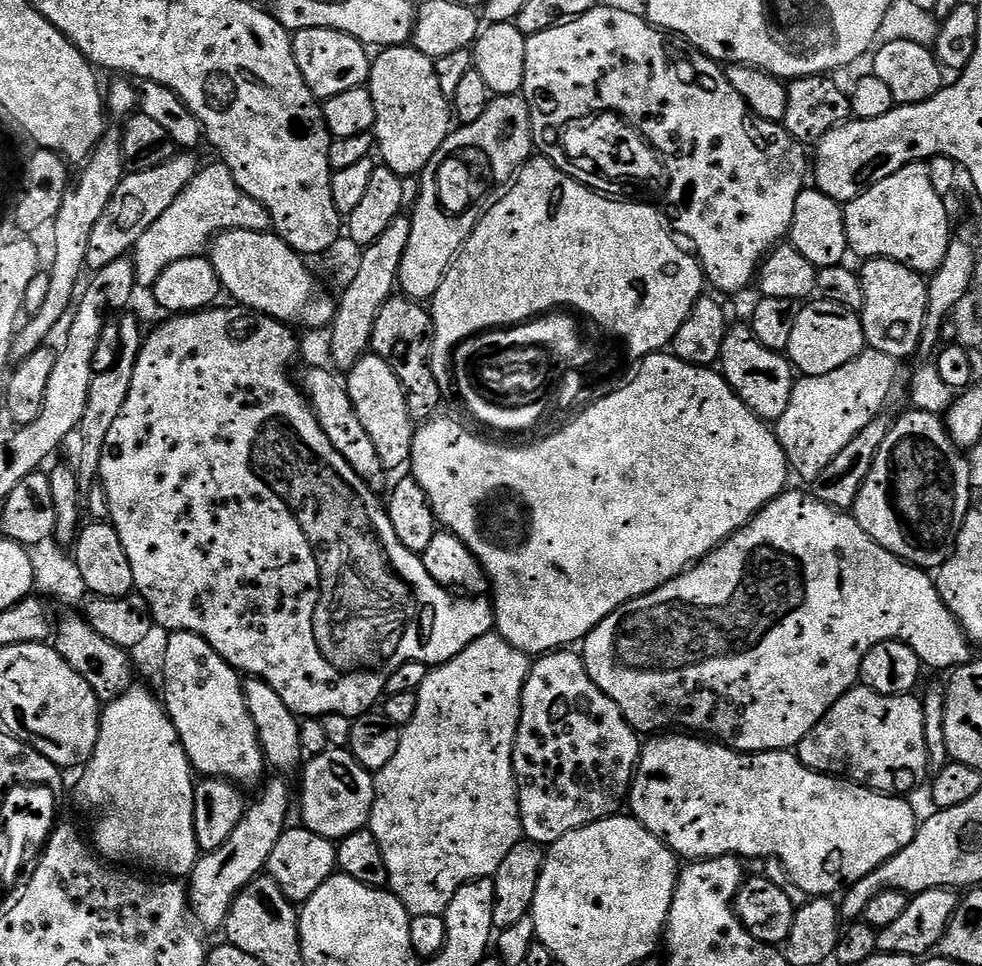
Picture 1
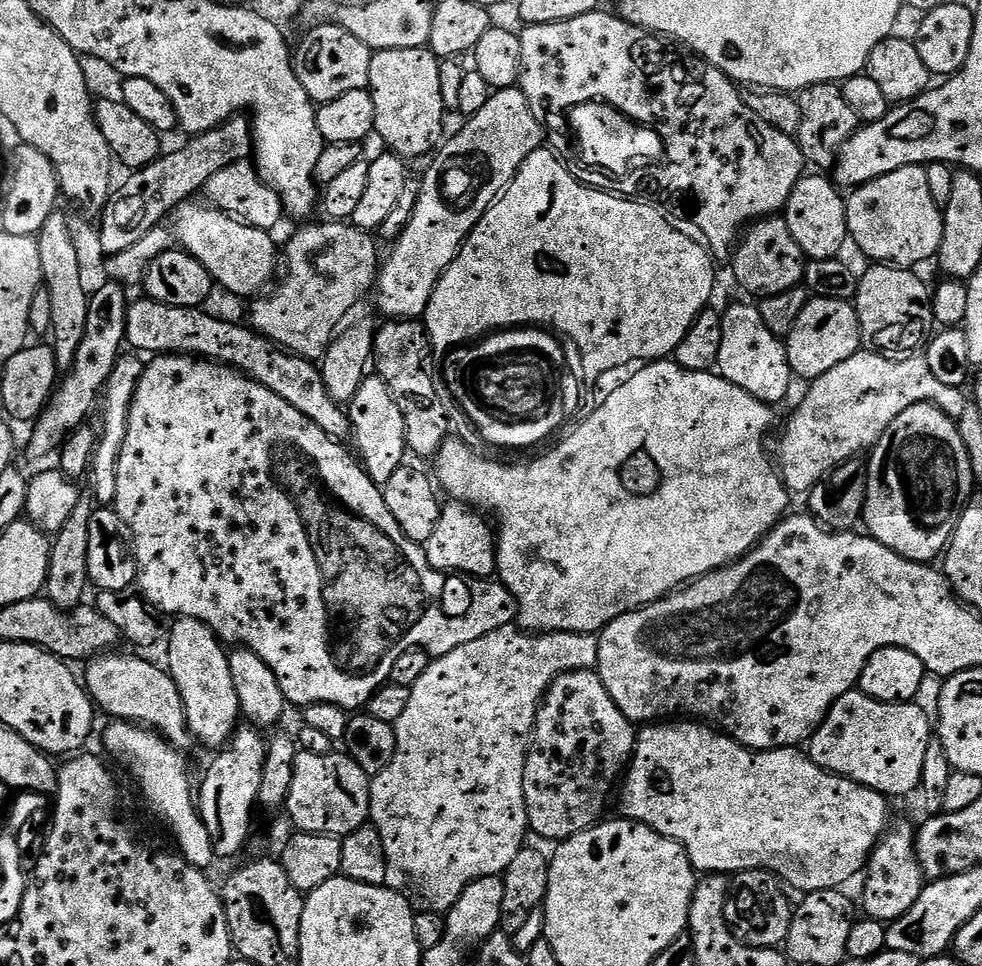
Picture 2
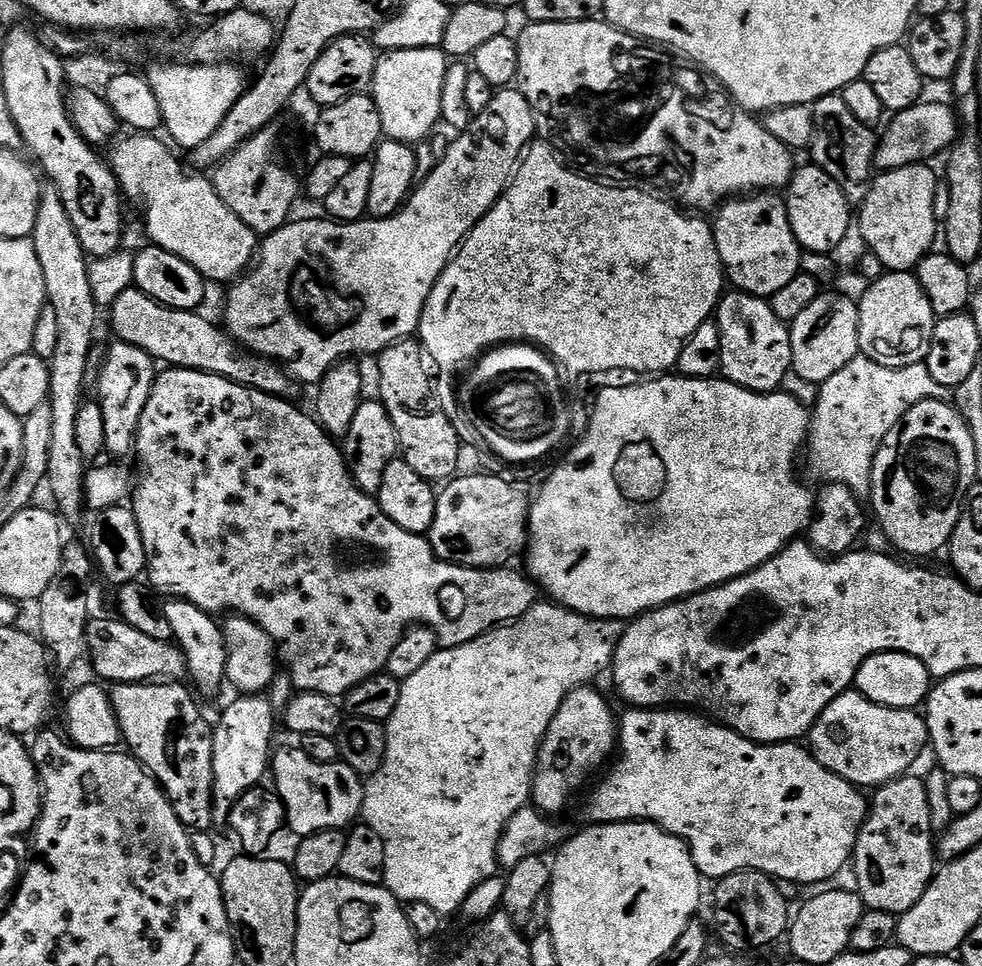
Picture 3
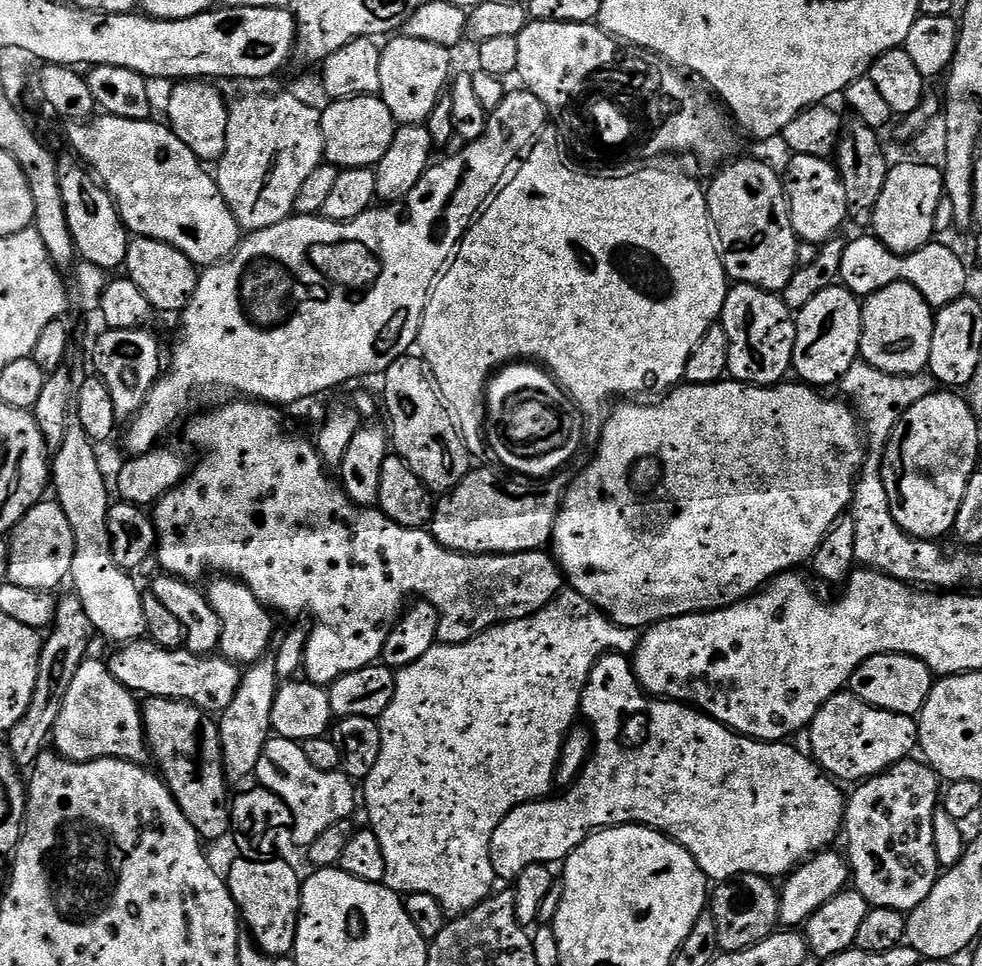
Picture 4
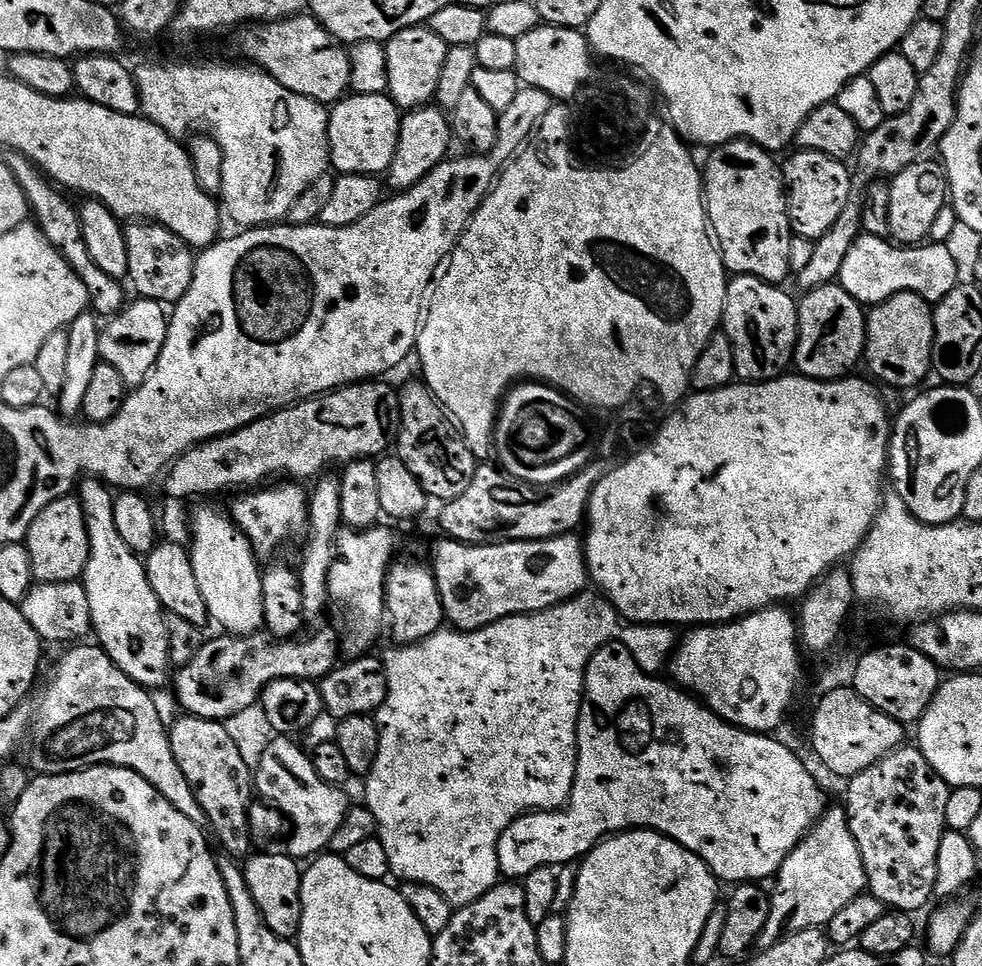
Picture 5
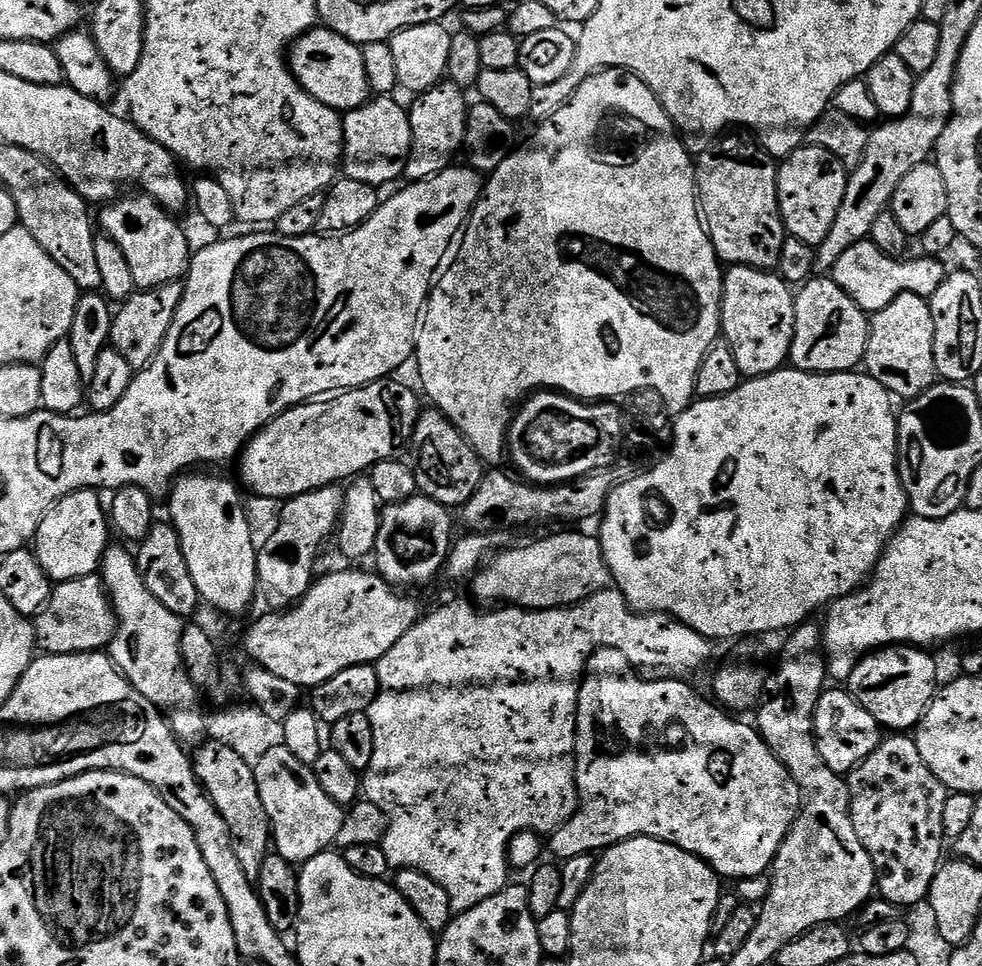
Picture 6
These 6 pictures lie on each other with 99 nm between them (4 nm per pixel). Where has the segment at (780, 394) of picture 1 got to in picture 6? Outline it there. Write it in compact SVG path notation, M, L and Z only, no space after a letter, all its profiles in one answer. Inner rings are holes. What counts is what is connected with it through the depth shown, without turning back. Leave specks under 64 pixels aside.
M741 264L729 267L724 274L724 297L720 303L720 327L723 339L734 350L741 377L751 378L778 372L789 363L792 355L796 298L793 289L775 271L747 268Z

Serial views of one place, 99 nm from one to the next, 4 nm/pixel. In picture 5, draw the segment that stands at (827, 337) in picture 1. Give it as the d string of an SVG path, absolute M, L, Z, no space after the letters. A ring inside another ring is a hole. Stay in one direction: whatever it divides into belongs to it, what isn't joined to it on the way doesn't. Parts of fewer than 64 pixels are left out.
M839 283L823 284L807 293L798 304L800 333L796 339L794 368L801 376L812 380L838 380L849 375L856 363L861 363L868 342L866 312Z

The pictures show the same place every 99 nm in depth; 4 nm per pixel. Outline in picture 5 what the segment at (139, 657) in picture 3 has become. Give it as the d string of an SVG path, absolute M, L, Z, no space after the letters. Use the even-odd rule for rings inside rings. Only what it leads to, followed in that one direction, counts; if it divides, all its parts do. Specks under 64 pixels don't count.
M316 630L313 636L308 636L305 640L301 638L293 638L290 640L278 640L275 638L269 638L264 634L257 634L255 636L233 636L231 634L220 634L217 640L201 643L200 649L194 654L194 658L189 660L187 664L177 667L174 672L174 684L176 680L176 700L184 707L183 711L190 716L197 716L203 720L214 720L217 722L225 722L230 718L234 718L236 714L241 714L242 710L246 710L248 707L255 705L259 701L260 693L263 692L265 686L275 680L302 680L305 682L319 682L332 671L333 668L337 667L338 659L336 660L336 652L338 656L338 636L332 632L318 632L322 630Z

